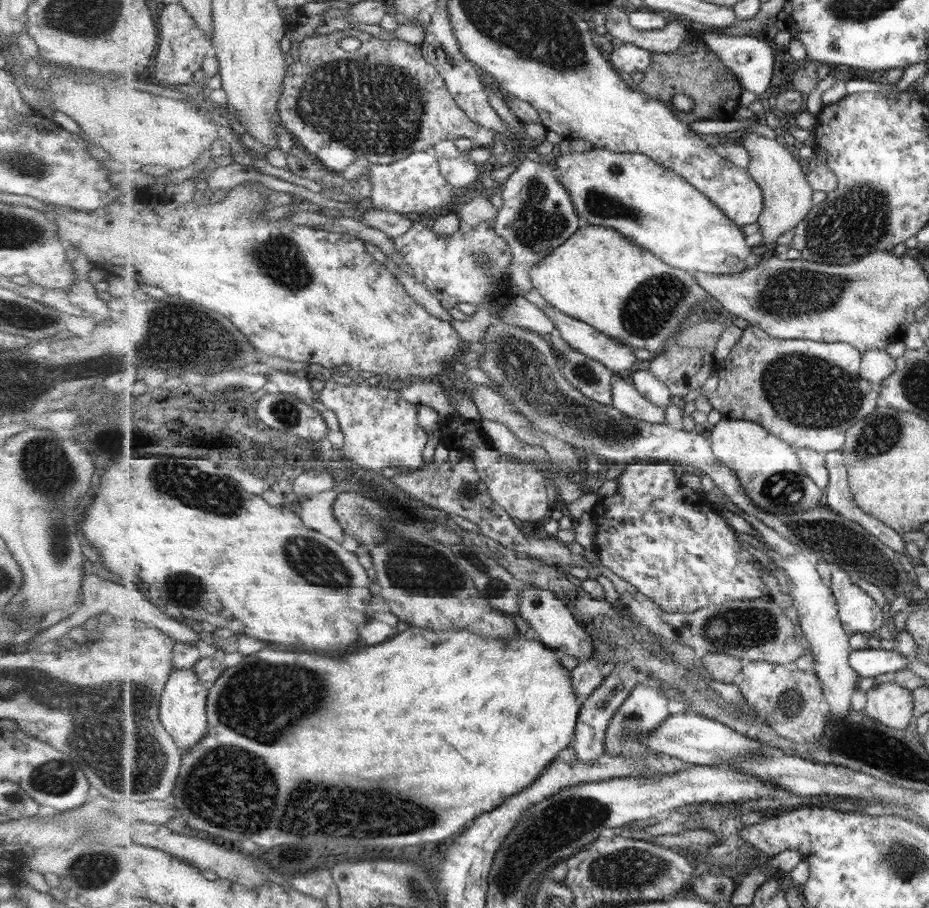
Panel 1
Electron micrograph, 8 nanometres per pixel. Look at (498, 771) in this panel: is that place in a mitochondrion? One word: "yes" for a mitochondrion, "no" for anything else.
no

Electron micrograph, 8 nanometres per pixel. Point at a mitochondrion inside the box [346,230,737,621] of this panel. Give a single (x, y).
(526, 373)

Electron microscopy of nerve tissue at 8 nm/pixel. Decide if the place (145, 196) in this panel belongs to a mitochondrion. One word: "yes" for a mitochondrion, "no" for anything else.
no

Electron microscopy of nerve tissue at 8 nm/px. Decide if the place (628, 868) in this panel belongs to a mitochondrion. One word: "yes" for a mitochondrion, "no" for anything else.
yes

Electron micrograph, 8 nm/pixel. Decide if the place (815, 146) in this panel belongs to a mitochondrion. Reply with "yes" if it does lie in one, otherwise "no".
no

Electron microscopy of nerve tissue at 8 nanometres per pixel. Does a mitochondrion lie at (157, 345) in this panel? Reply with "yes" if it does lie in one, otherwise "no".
yes

